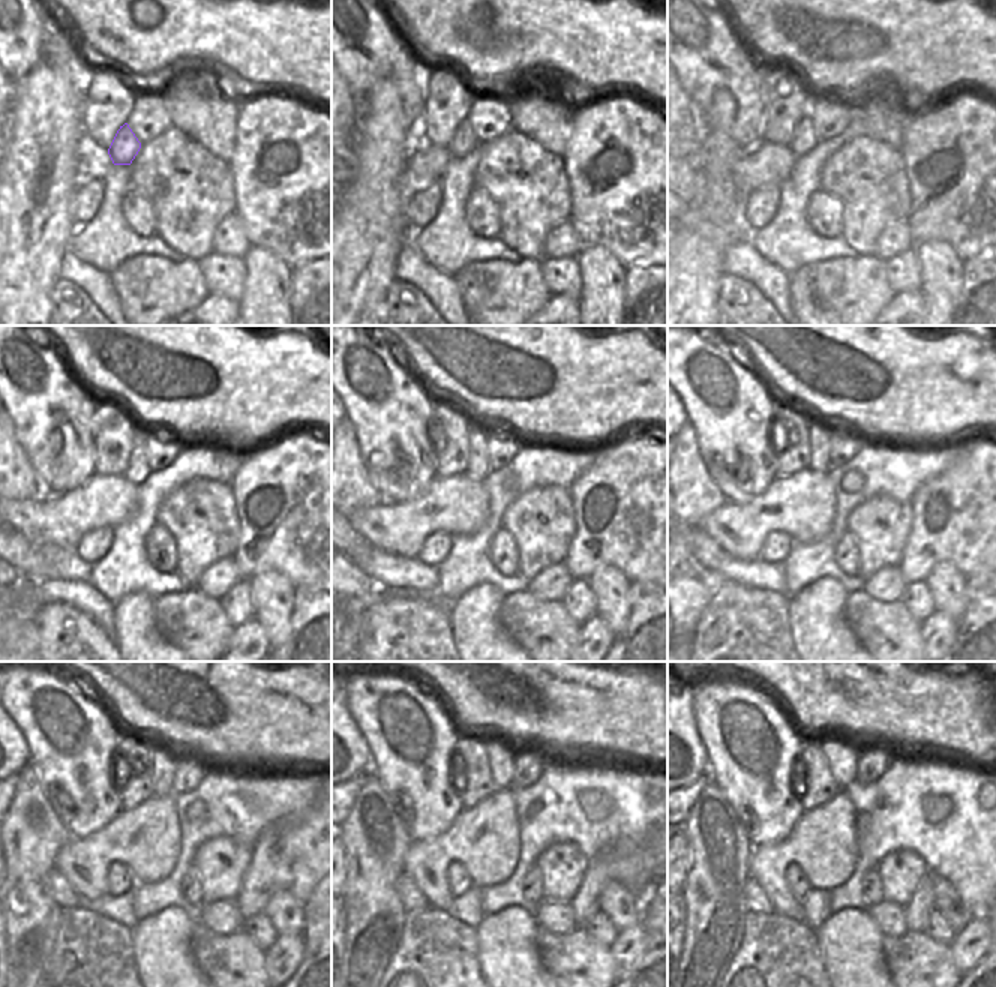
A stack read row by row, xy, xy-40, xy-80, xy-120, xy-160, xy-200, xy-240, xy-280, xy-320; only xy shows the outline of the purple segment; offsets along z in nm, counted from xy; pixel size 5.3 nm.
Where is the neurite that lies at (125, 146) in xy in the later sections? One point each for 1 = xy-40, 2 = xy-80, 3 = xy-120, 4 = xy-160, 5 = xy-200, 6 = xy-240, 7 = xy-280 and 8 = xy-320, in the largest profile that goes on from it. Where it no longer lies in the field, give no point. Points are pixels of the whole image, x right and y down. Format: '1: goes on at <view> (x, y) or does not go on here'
1: goes on at xy-40 (464, 140)
2: goes on at xy-80 (804, 138)
3: goes on at xy-120 (137, 471)
4: goes on at xy-160 (477, 467)
5: goes on at xy-200 (819, 434)
6: goes on at xy-240 (164, 767)
7: goes on at xy-280 (501, 756)
8: goes on at xy-320 (842, 756)

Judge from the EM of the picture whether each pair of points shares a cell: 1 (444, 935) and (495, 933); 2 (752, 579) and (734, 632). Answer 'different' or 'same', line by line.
1: different
2: different

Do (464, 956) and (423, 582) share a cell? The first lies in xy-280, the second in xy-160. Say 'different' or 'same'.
different

